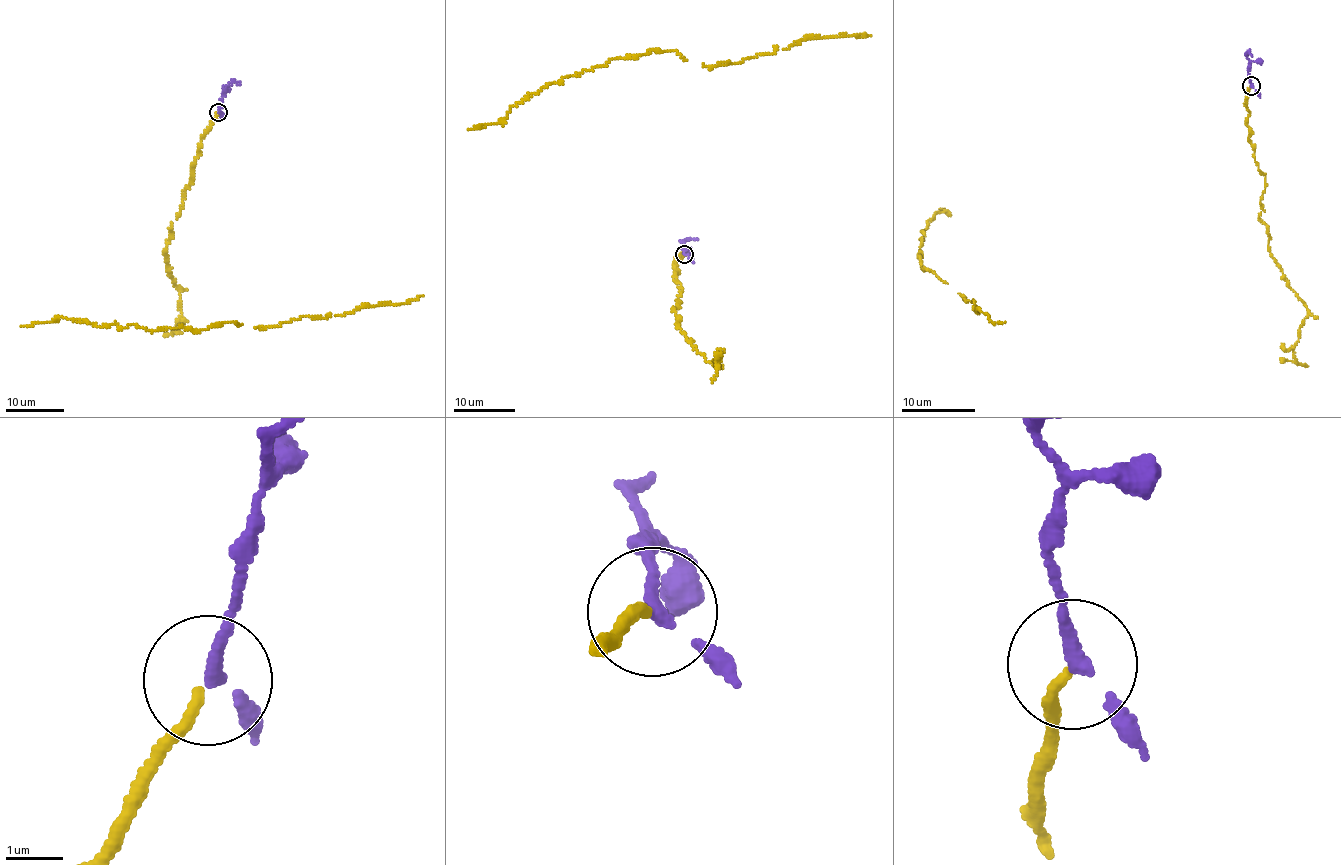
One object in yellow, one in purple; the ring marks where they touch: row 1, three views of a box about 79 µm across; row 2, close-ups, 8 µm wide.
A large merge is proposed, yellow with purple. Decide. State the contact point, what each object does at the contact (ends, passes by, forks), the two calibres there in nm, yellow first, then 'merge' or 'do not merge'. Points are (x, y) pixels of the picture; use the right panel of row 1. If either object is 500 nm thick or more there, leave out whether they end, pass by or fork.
place (1251, 85); yellow ends; purple passes by; calibres 160 and 180 nm; merge

